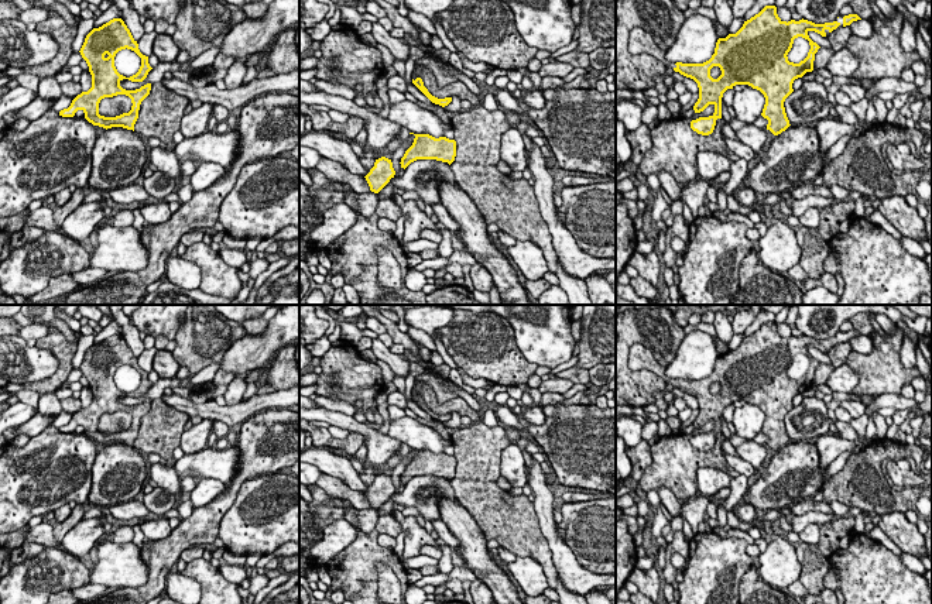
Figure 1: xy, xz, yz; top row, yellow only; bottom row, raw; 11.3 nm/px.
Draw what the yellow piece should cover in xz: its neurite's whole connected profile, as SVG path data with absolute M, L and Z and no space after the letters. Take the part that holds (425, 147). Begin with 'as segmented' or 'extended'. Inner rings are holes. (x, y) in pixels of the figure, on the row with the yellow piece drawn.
as segmented; M414 134L412 145L405 151L401 158L401 168L407 168L417 159L436 159L448 162L449 165L456 157L456 141L446 137L435 138L429 134Z

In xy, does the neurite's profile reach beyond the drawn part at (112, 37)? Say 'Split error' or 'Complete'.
Complete

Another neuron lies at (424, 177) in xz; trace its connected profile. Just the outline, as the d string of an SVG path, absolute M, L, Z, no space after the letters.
M417 159L411 162L402 176L394 176L388 183L402 191L415 191L426 205L442 203L439 183L456 183L448 162L436 159Z

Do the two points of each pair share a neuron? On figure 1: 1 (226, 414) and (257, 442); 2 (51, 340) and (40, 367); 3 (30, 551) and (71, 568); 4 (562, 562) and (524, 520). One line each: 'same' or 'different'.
1: different
2: different
3: different
4: different

